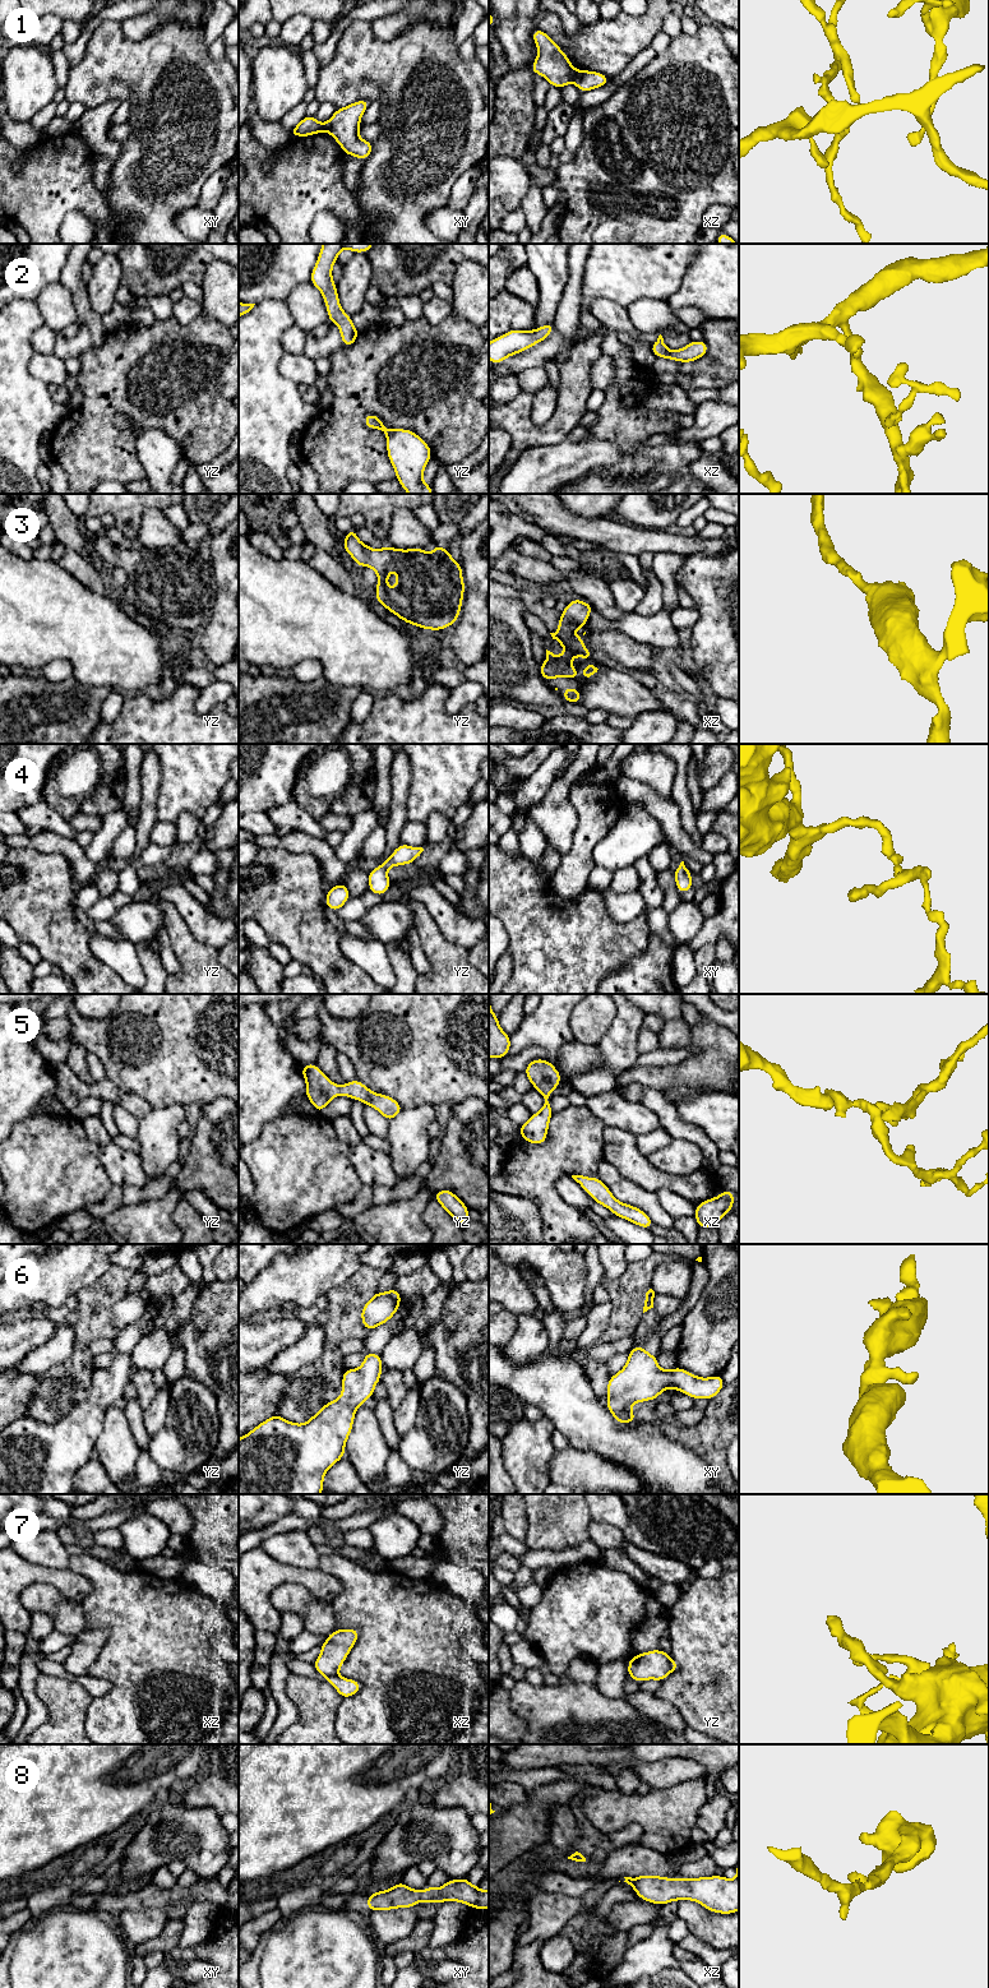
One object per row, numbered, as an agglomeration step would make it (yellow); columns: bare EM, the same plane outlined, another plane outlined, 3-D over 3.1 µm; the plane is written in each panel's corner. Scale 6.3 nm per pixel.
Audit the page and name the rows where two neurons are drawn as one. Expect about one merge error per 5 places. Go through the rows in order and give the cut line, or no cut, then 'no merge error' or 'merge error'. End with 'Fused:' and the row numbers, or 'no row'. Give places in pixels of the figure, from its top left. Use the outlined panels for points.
1: xz (578, 72), (573, 81) | merge error
2: no cut | no merge error
3: no cut | no merge error
4: no cut | no merge error
5: no cut | no merge error
6: no cut | no merge error
7: xz (336, 1673), (326, 1677) | merge error
8: no cut | no merge error
Fused: 1, 7

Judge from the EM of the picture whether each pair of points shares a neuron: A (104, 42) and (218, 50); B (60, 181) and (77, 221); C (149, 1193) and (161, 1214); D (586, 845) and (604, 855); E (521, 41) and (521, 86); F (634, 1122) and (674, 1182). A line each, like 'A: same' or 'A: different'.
A: different
B: different
C: different
D: different
E: different
F: different

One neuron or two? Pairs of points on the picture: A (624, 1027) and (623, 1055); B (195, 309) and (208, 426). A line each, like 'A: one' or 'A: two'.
A: one
B: two

